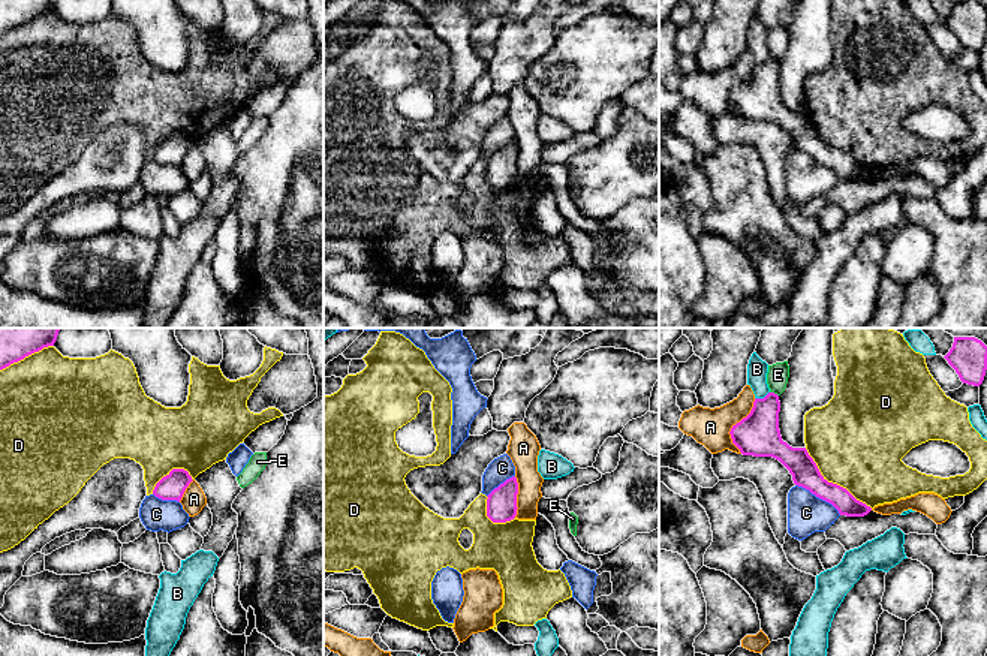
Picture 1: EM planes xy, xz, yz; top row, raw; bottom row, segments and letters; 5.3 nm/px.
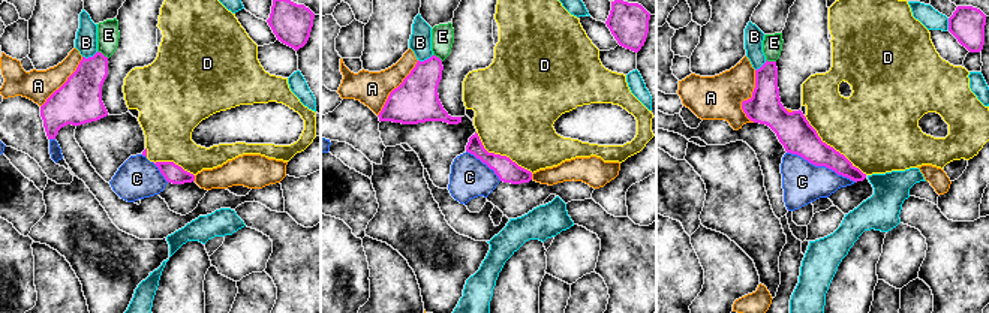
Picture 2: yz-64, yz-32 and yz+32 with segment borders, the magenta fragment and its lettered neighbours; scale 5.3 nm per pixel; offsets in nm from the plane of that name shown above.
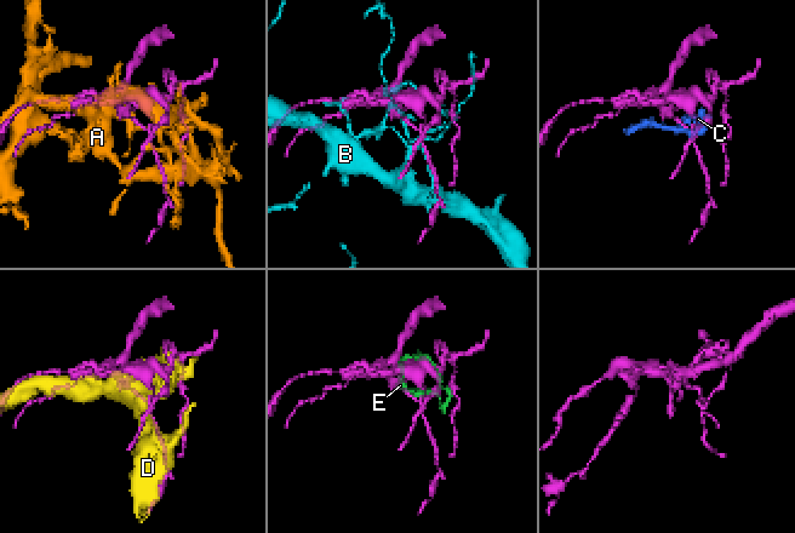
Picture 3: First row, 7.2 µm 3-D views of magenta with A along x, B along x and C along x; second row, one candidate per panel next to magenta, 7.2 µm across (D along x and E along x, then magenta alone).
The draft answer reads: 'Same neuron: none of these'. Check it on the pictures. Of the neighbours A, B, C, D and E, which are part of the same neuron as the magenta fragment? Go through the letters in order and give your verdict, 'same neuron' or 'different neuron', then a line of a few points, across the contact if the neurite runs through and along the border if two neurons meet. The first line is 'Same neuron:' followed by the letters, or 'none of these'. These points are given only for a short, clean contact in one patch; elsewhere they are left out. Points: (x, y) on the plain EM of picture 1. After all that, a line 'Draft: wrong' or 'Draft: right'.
Same neuron: C
A: different neuron
B: different neuron
C: same neuron
D: different neuron
E: different neuron
Draft: wrong

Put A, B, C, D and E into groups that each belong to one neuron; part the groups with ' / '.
A / B / C / D / E

